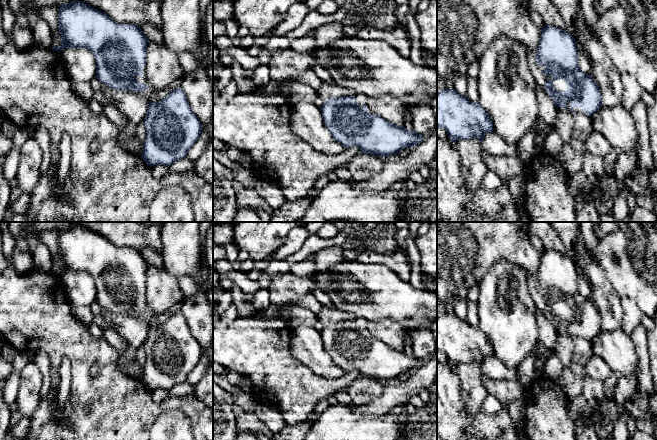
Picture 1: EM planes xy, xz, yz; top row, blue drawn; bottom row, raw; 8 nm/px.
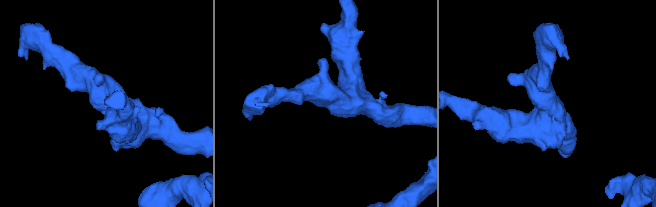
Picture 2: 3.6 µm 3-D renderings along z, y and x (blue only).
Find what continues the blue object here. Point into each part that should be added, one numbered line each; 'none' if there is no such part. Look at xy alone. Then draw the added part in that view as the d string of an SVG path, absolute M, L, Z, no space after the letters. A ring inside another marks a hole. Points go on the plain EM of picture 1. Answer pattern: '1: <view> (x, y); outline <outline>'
1: xy (150, 316); outline M146 289L143 290L143 299L142 300L135 300L135 303L140 306L140 307L144 307L147 309L147 314L146 315L138 315L136 316L137 318L141 318L148 326L151 326L152 322L156 319L156 317L158 316L157 313L153 312L147 305L147 301L146 301Z

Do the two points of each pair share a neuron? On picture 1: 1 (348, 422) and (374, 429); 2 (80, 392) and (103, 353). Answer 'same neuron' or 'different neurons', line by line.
1: same neuron
2: same neuron

